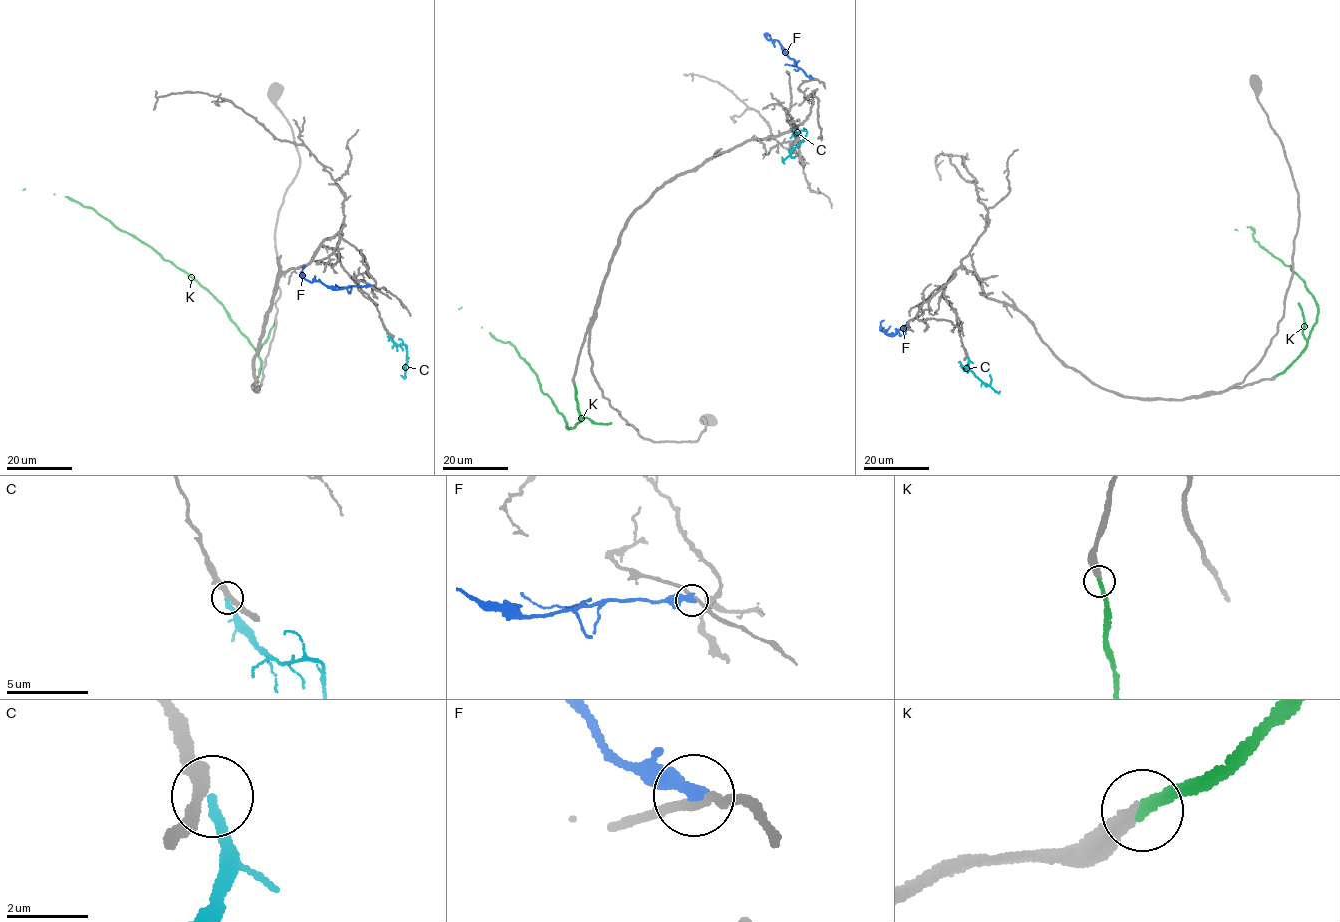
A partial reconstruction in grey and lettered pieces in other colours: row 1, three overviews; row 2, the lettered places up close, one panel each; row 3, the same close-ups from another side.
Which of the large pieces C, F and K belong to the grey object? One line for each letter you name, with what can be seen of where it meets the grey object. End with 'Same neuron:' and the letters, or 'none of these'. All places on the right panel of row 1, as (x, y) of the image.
K: Touches grey at (1277, 375)
Same neuron: K

